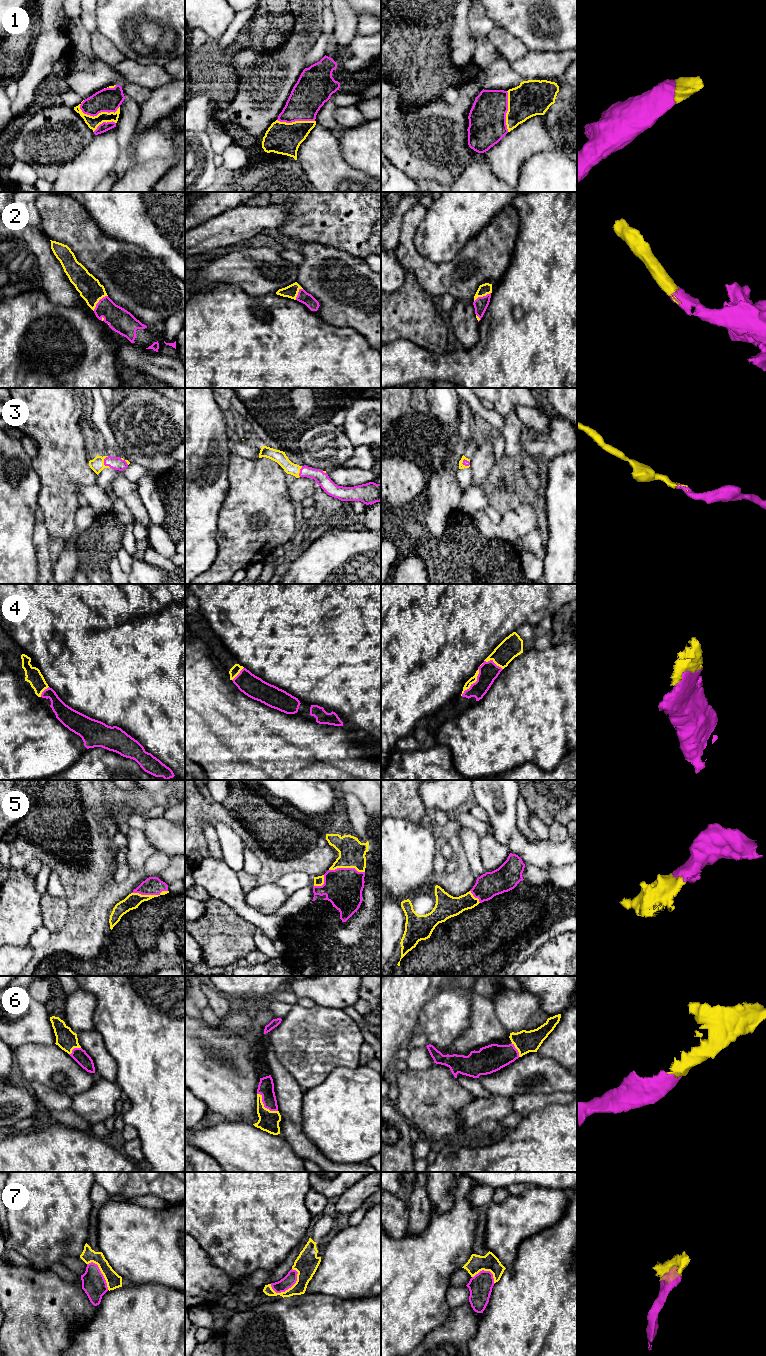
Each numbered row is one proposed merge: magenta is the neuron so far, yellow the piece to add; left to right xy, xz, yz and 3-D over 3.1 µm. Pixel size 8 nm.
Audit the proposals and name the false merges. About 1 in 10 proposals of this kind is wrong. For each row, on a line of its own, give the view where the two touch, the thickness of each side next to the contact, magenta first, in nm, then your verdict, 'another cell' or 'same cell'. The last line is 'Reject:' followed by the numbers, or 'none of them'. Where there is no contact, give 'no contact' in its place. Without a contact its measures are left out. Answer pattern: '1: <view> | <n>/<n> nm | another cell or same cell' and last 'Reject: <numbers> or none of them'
1: xy | 190/100 nm | same cell
2: xy | 190/190 nm | same cell
3: xy | 100/110 nm | same cell
4: yz | 160/50 nm | same cell
5: xy | 140/120 nm | same cell
6: xz | 130/160 nm | same cell
7: xz | 100/190 nm | same cell
Reject: none of them

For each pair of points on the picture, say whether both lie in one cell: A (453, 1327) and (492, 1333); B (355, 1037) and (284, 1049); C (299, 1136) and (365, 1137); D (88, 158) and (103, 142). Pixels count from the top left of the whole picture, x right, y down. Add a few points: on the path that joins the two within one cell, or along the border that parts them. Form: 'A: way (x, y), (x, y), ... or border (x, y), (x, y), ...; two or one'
A: border (482, 1313), (478, 1332), (468, 1345); two
B: way (337, 1038), (318, 1039), (310, 1043), (302, 1043); one
C: border (301, 1113), (303, 1133), (322, 1153); two
D: way (92, 154), (100, 146); one

